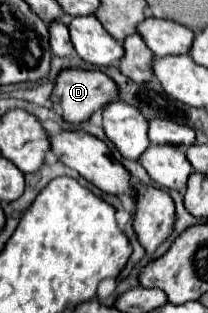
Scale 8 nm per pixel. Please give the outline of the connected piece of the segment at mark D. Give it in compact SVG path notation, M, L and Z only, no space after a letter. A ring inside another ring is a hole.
M67 68L61 70L51 92L53 104L59 104L69 124L81 124L95 110L101 110L117 96L117 84L99 70Z

